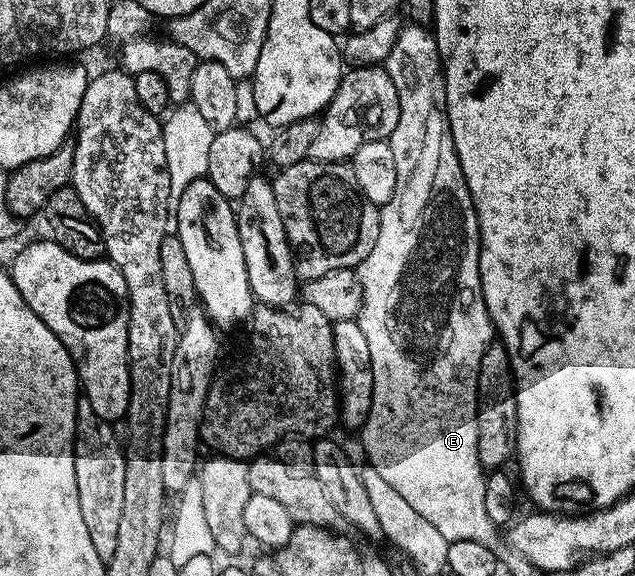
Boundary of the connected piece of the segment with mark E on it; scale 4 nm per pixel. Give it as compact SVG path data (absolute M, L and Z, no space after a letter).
M414 22L400 27L399 37L397 42L393 42L393 50L389 50L389 58L385 61L385 67L389 78L395 81L397 86L397 98L399 99L399 105L401 106L401 114L397 118L397 126L393 130L393 134L390 136L391 148L395 152L395 161L397 162L397 190L395 191L395 199L389 204L382 205L379 214L379 234L377 236L377 242L373 242L373 250L370 256L366 256L363 262L359 264L358 271L361 273L361 290L363 291L363 301L361 302L361 323L365 330L365 343L369 346L369 359L373 362L373 394L371 395L371 409L367 415L367 420L364 422L361 435L363 435L363 448L367 451L366 458L369 464L376 468L377 472L381 474L382 478L385 478L386 482L389 482L390 486L393 486L397 493L401 494L405 498L406 502L409 502L413 509L417 510L430 523L430 525L437 528L438 533L449 541L453 540L468 540L469 542L481 542L485 545L490 545L491 532L493 532L493 525L489 522L489 514L485 514L485 482L487 476L485 475L485 469L481 466L481 462L477 458L477 422L475 416L479 412L479 387L477 386L477 370L481 366L481 354L485 354L485 350L493 342L493 325L489 314L487 313L487 307L485 306L485 298L483 297L483 291L479 289L481 286L481 278L479 277L479 215L475 212L475 207L471 201L471 195L467 189L467 183L465 178L461 174L461 162L457 158L457 150L453 146L453 138L451 137L451 127L447 121L447 95L445 94L445 82L443 81L443 61L439 59L439 47L435 41L434 35L426 27L420 26Z

